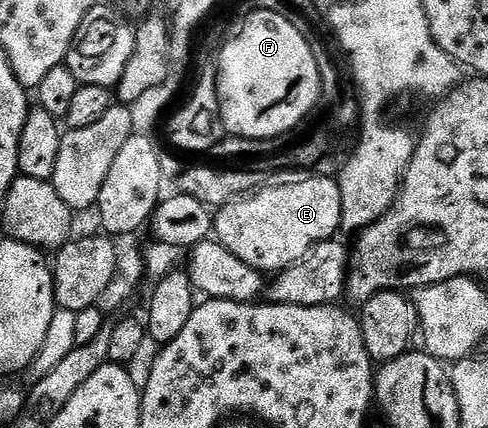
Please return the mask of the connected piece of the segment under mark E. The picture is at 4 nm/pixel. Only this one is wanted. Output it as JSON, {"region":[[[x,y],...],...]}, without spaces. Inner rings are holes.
{"region":[[[312,173],[294,185],[274,185],[245,195],[214,215],[214,238],[238,261],[246,261],[255,271],[279,273],[307,258],[312,247],[331,240],[340,231],[342,193],[335,178]]]}

